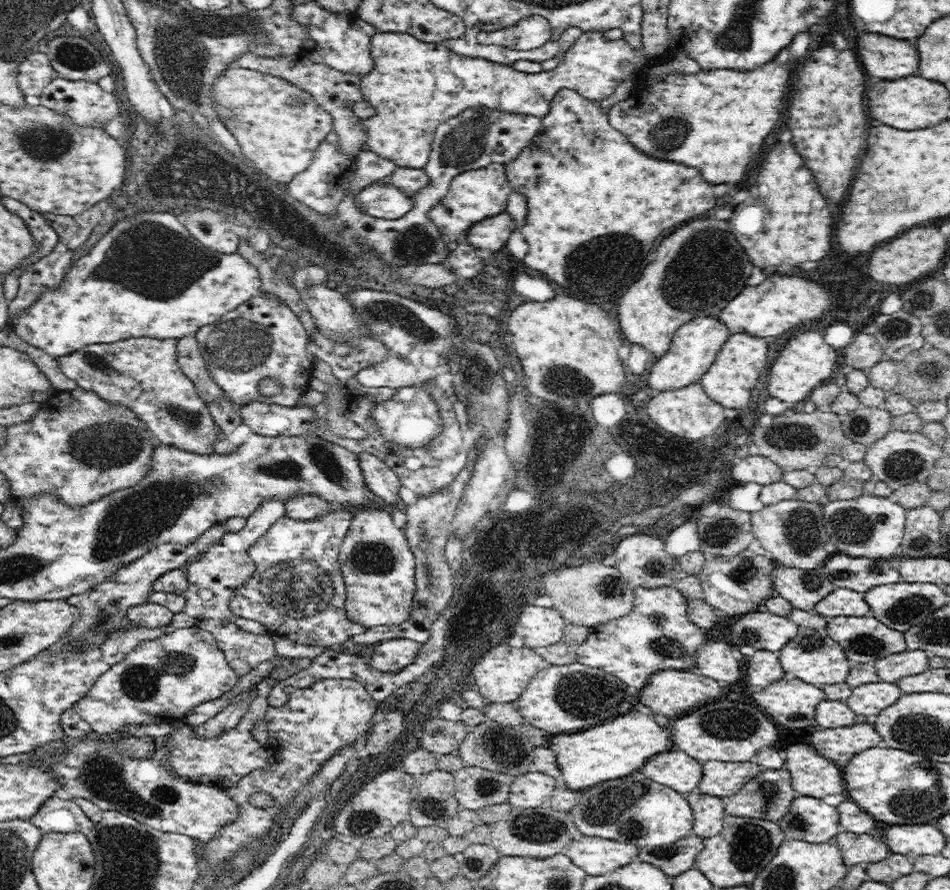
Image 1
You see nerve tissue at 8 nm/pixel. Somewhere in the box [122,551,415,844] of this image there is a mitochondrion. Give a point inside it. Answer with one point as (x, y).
(293, 587)

